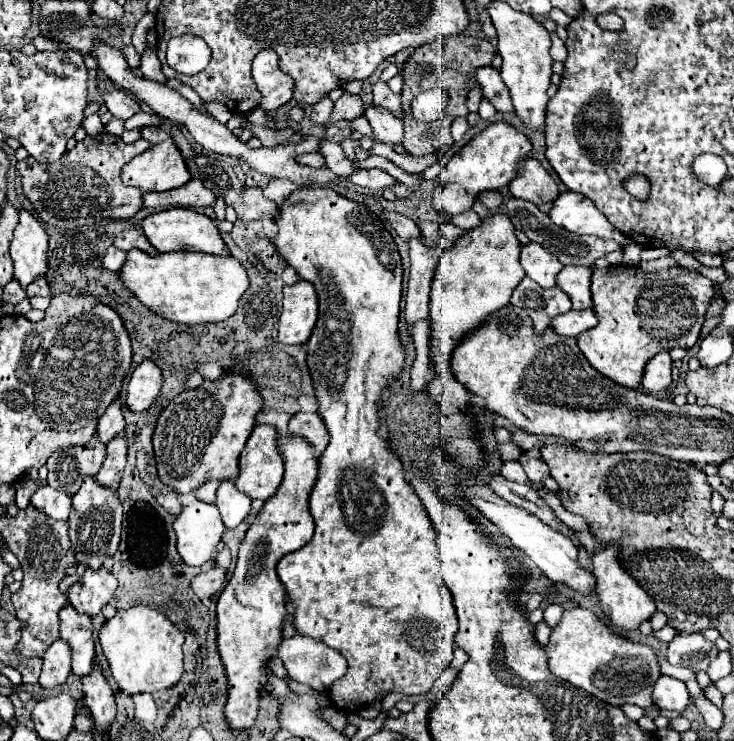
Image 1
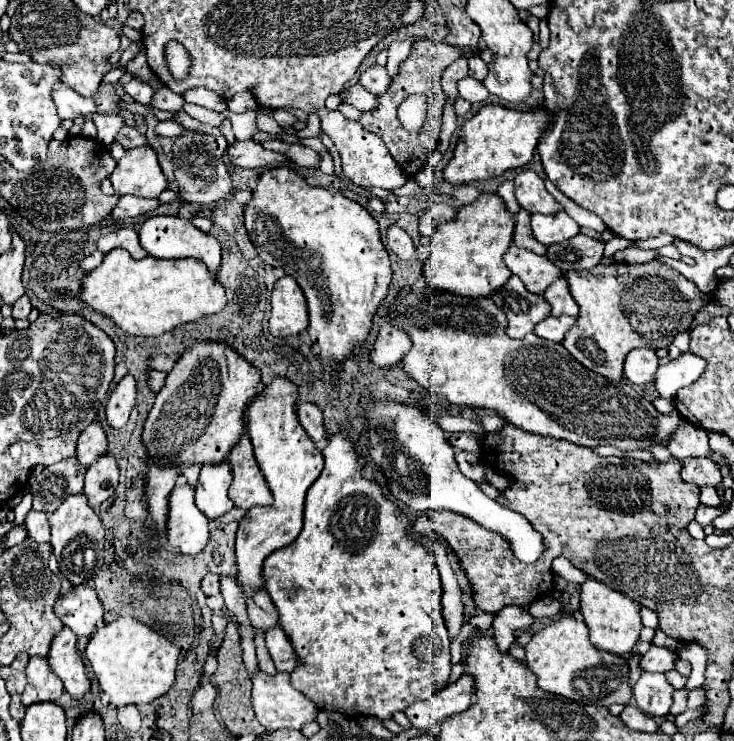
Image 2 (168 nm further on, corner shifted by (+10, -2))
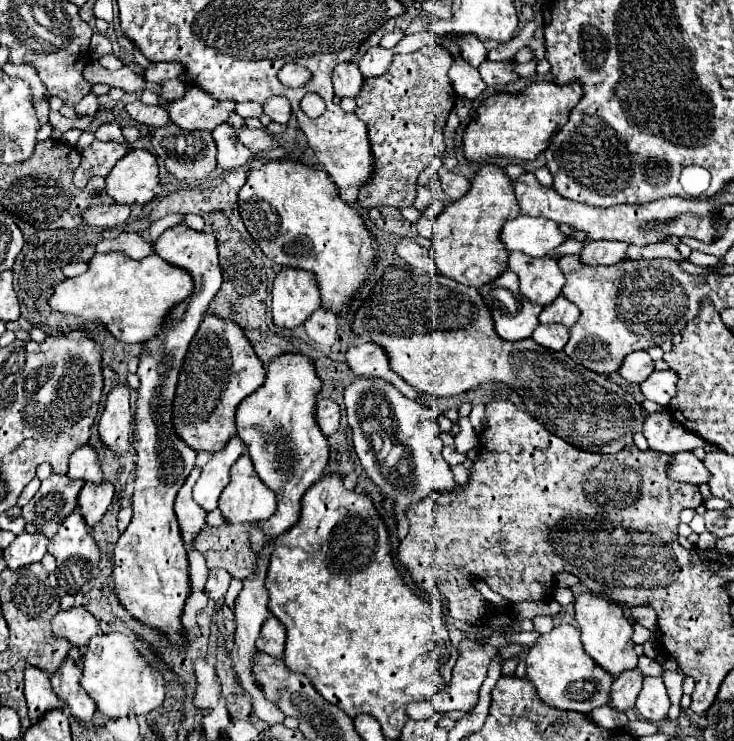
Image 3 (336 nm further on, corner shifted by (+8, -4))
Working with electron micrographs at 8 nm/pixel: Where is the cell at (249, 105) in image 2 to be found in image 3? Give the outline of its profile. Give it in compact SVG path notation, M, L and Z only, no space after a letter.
M186 85L186 93L180 99L170 101L164 109L170 117L172 123L176 123L182 129L188 131L212 131L214 127L218 127L220 123L224 123L228 119L228 115L234 111L234 101L218 101L214 97L210 97L206 91L202 91L196 85Z

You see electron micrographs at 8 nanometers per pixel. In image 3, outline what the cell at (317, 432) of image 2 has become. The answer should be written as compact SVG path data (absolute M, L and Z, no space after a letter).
M322 399L318 401L318 407L316 407L316 421L322 429L322 433L328 437L332 433L336 433L338 429L338 421L340 421L340 407L330 401L330 399Z

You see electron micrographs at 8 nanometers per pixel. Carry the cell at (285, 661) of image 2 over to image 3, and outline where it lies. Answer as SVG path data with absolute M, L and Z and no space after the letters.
M276 617L266 619L266 623L260 629L260 637L256 639L256 647L260 647L260 651L268 655L284 657L284 643L286 643L284 625Z

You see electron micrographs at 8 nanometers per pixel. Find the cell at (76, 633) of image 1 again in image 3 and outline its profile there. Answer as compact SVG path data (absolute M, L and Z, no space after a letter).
M70 657L64 659L62 667L50 677L54 693L62 701L66 701L66 705L70 707L70 713L80 723L90 723L92 715L96 713L96 703L92 703L92 697L86 695L86 691L80 687L80 679L82 679L82 671Z

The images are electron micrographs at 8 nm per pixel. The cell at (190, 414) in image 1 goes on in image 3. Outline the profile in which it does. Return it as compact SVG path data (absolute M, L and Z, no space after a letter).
M208 313L200 323L178 379L174 397L174 427L176 433L196 451L216 453L224 449L228 439L236 433L234 411L238 403L254 393L266 377L266 369L248 343L244 329L218 315Z

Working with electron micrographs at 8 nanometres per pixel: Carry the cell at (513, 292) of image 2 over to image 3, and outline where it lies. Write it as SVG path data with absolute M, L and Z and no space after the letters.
M506 269L502 275L498 275L492 283L482 285L478 291L480 291L486 307L490 309L494 329L502 339L512 341L512 343L522 341L522 339L528 339L532 335L532 331L538 327L538 315L540 315L542 307L538 303L532 303L530 299L524 299L524 295L520 295L518 279L510 269Z

